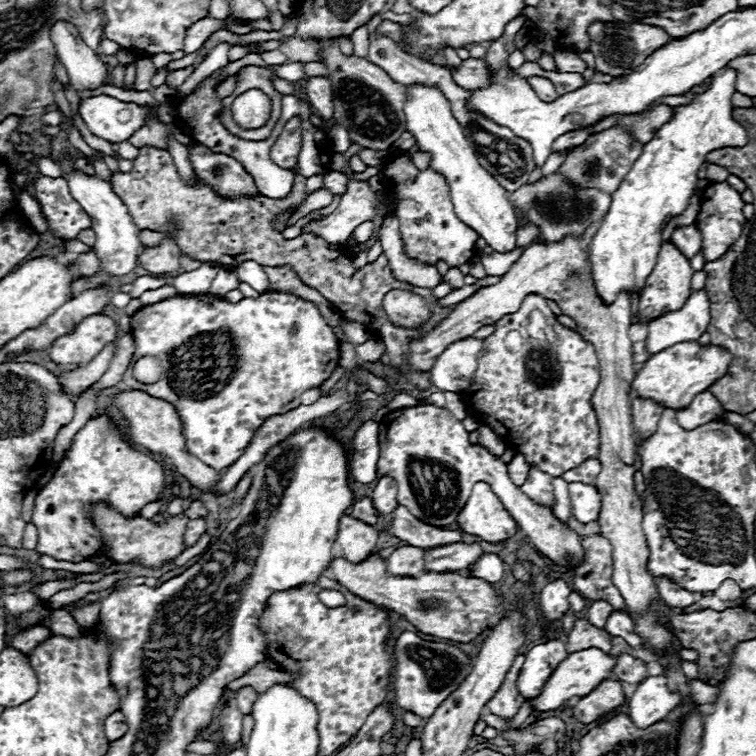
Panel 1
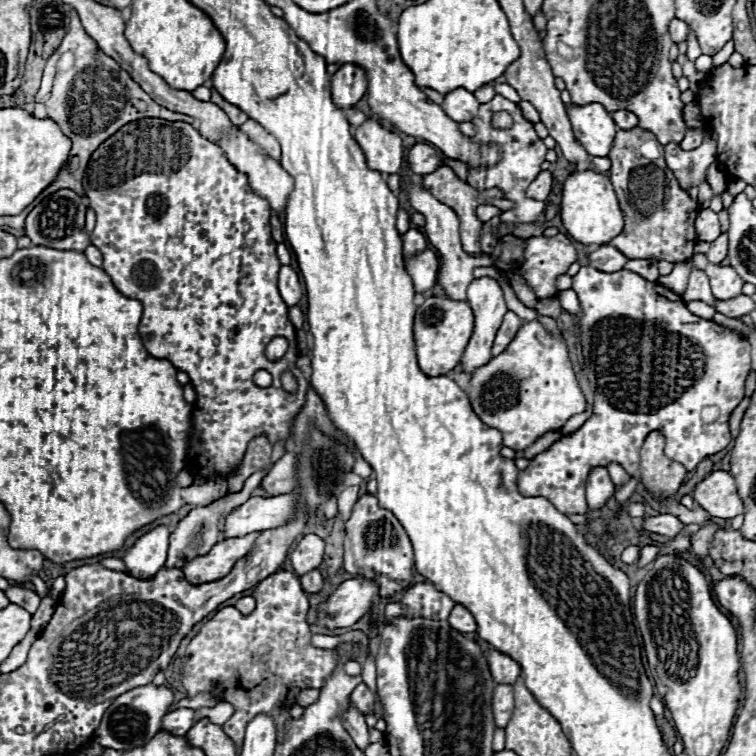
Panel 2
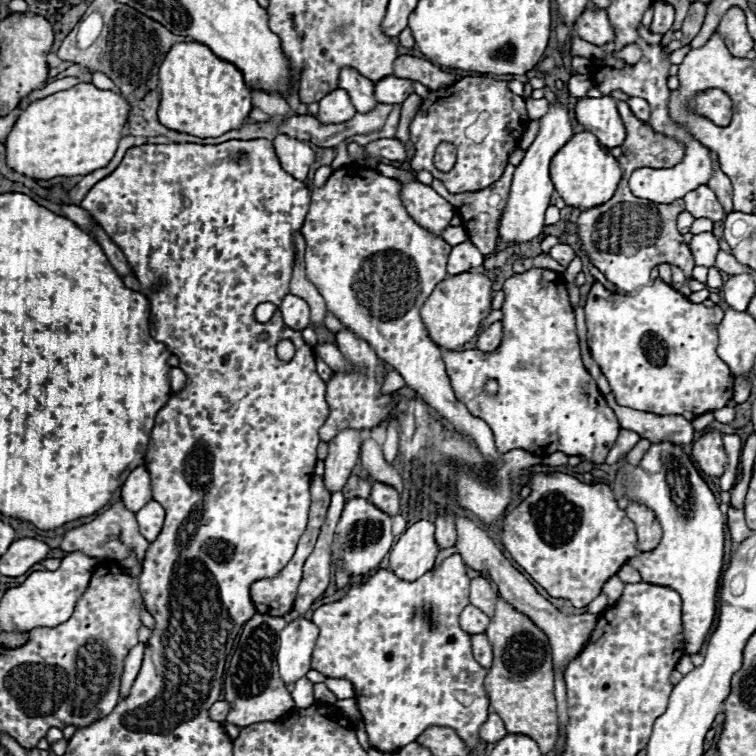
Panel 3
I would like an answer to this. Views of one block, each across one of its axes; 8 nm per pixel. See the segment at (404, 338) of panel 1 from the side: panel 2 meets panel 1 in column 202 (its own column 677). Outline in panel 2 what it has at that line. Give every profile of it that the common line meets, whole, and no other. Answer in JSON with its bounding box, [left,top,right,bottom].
[610,158,698,262]

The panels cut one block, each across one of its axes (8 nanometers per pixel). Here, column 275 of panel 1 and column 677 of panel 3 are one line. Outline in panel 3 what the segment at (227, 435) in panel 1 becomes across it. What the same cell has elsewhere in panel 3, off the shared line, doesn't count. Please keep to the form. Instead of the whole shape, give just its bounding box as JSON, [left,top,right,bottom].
[584,278,734,420]

